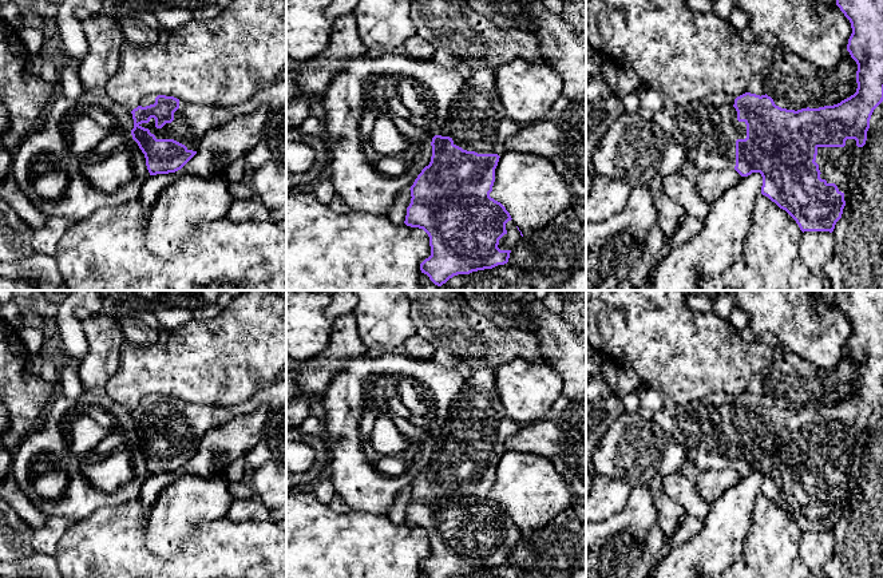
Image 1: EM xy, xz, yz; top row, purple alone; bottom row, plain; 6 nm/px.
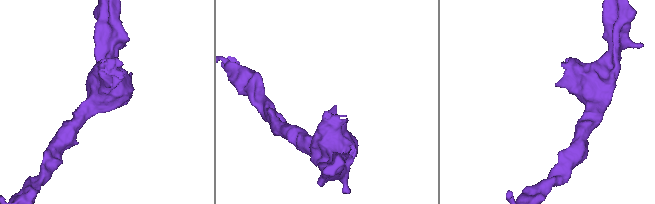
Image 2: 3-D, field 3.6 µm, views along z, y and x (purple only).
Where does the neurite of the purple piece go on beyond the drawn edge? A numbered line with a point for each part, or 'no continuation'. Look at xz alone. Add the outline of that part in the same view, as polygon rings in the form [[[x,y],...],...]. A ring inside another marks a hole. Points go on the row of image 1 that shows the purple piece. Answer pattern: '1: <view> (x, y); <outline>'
1: xz (476, 122); [[[478,67],[467,74],[460,95],[450,106],[450,115],[436,135],[450,136],[467,151],[502,157],[507,151],[506,140],[519,128],[506,115],[495,87],[495,68]]]

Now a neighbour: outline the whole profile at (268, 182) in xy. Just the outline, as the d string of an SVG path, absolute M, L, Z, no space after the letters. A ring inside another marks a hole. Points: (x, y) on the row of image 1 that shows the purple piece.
M266 162L249 173L248 183L268 209L286 205L286 166Z

